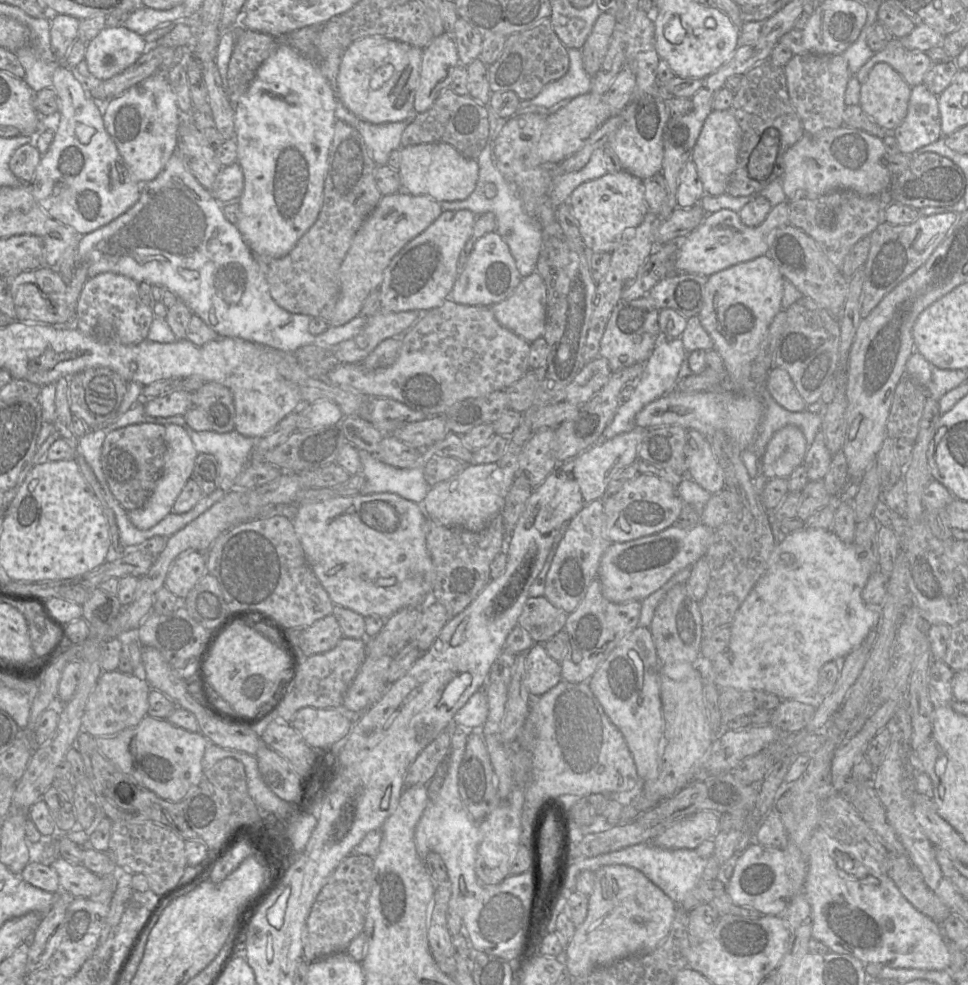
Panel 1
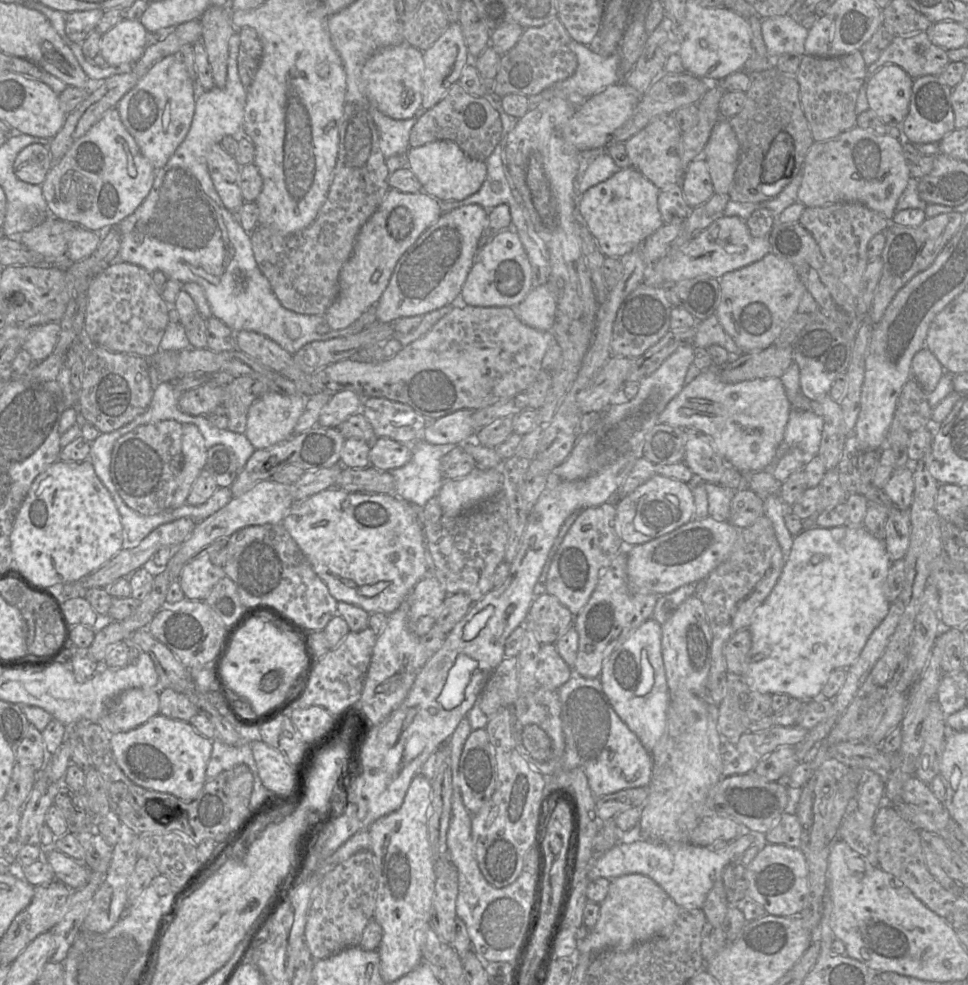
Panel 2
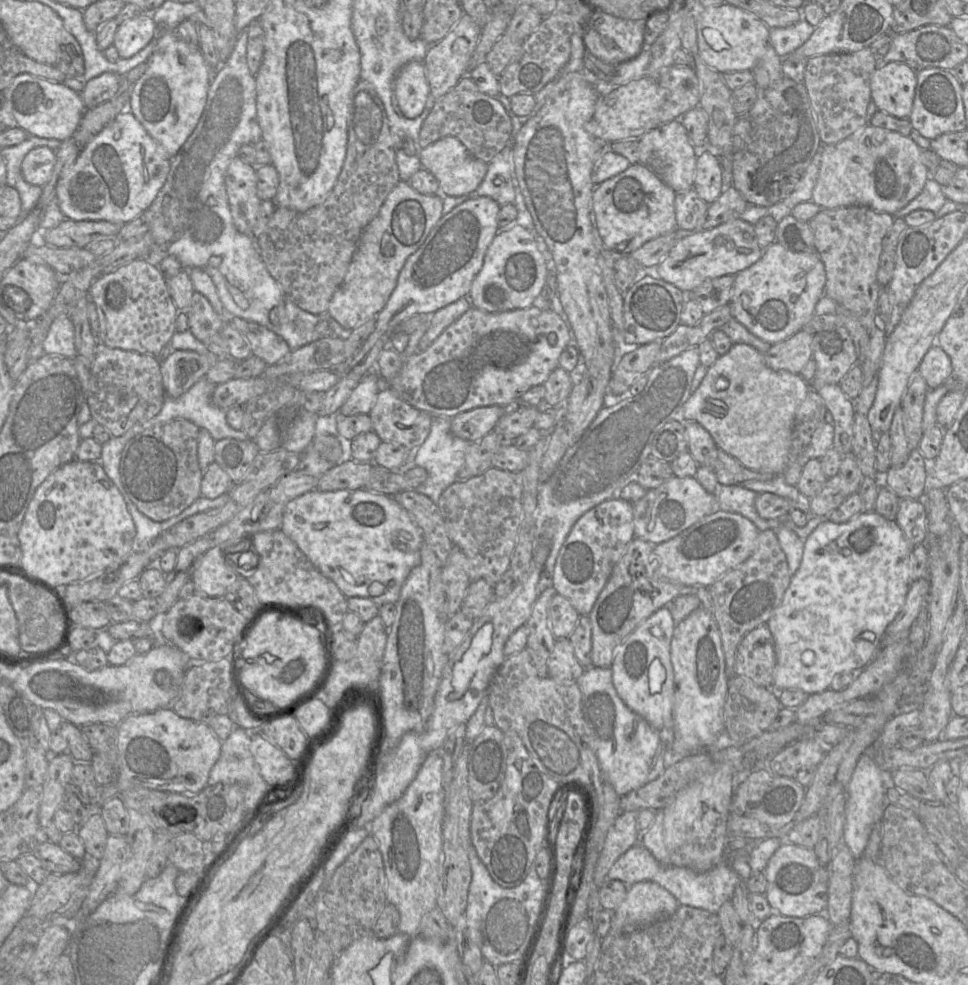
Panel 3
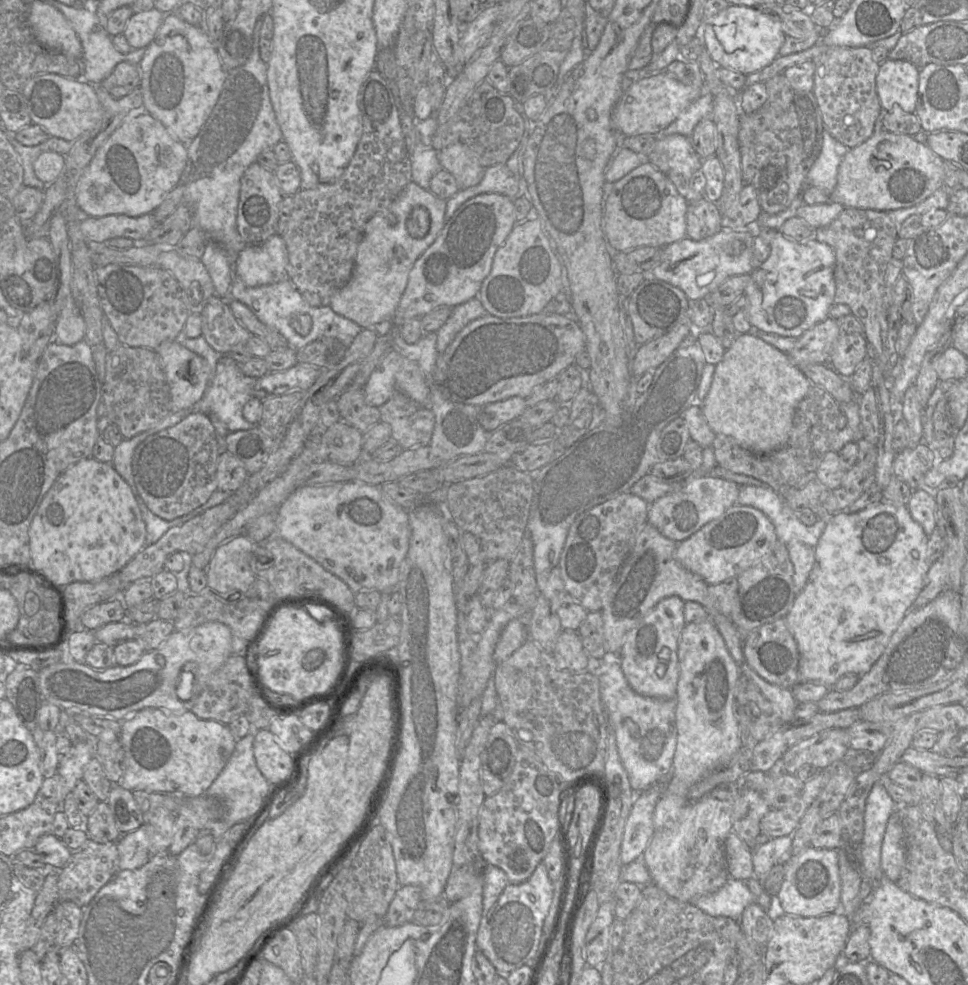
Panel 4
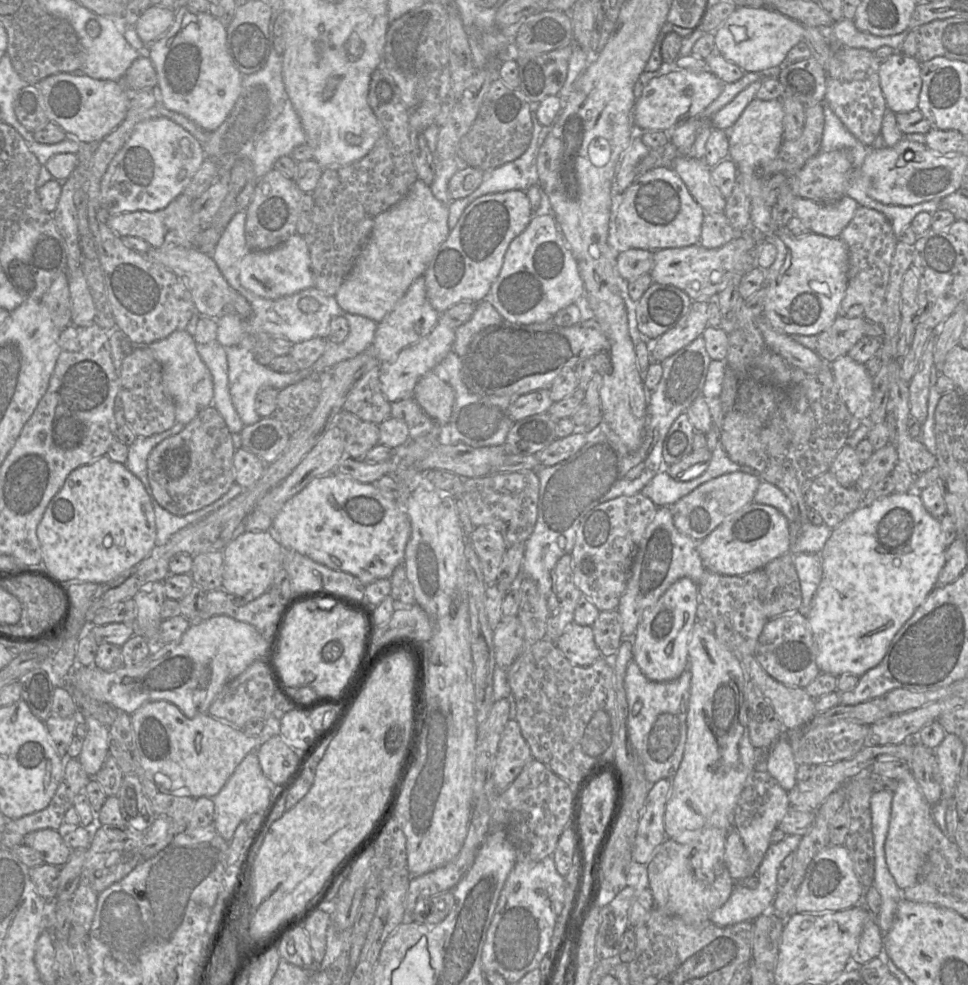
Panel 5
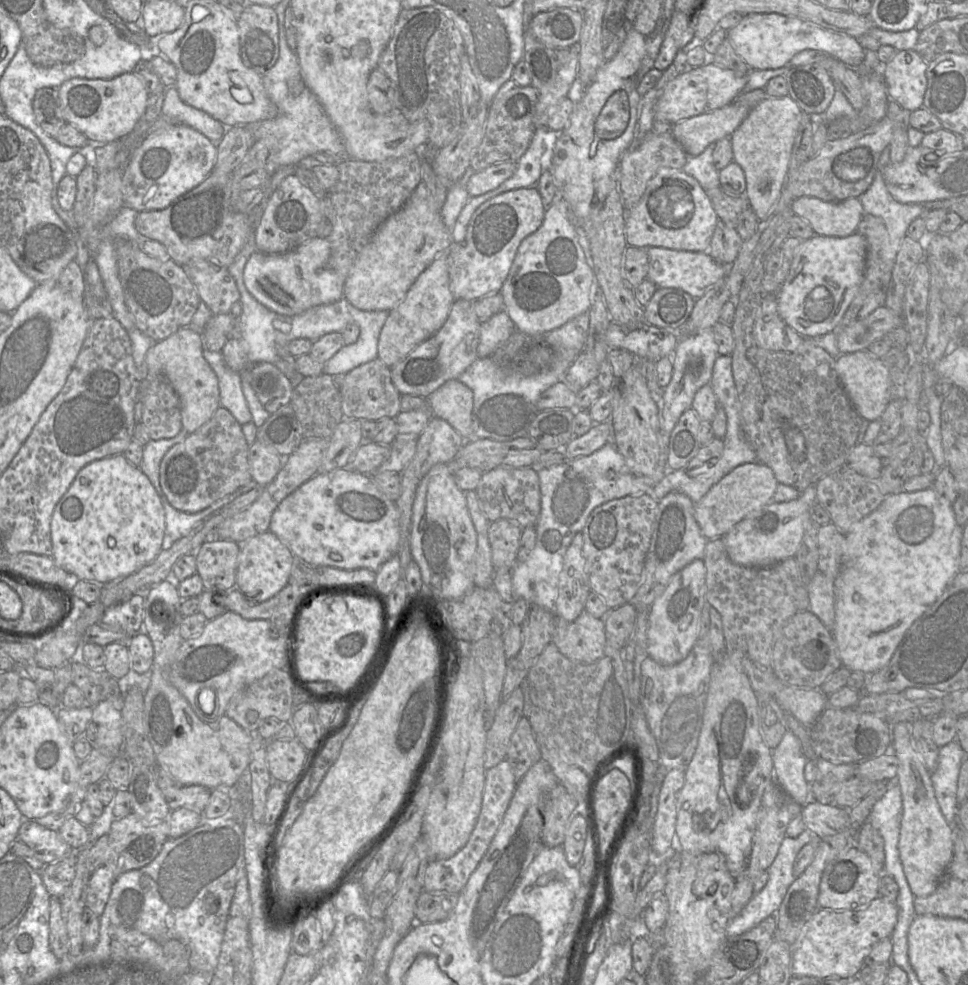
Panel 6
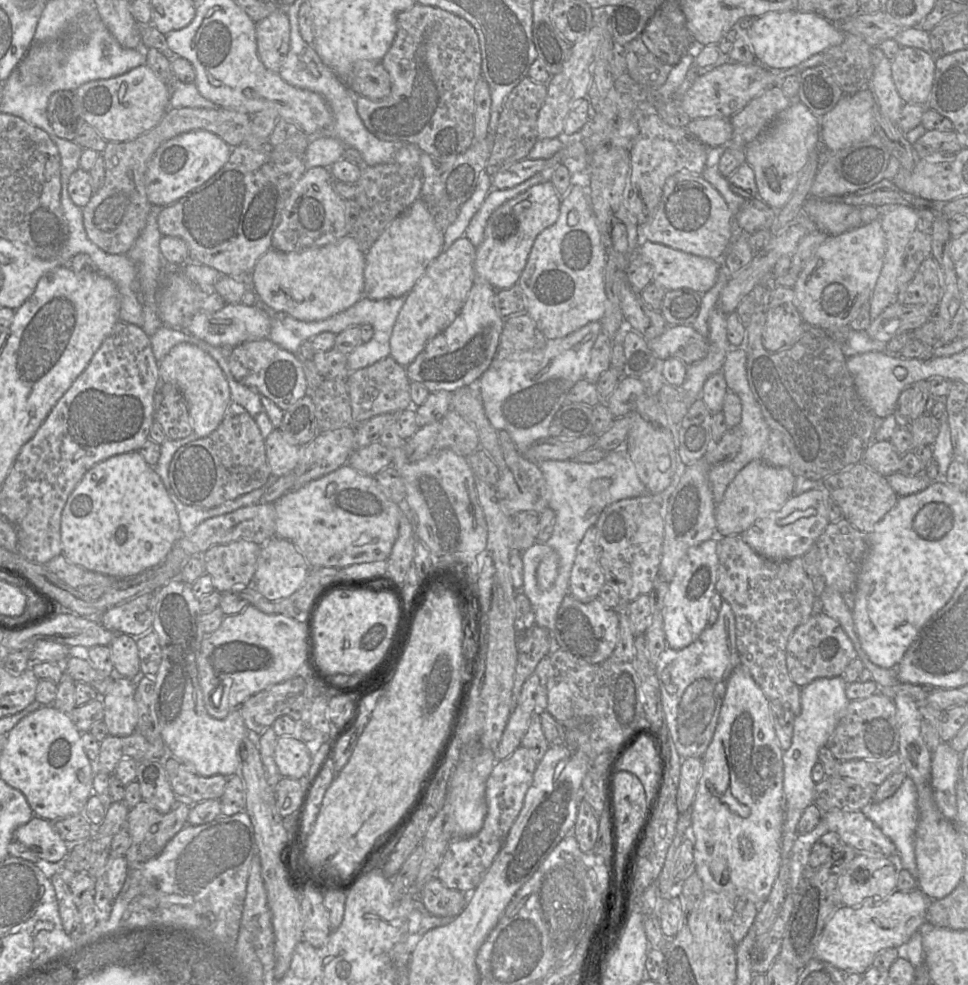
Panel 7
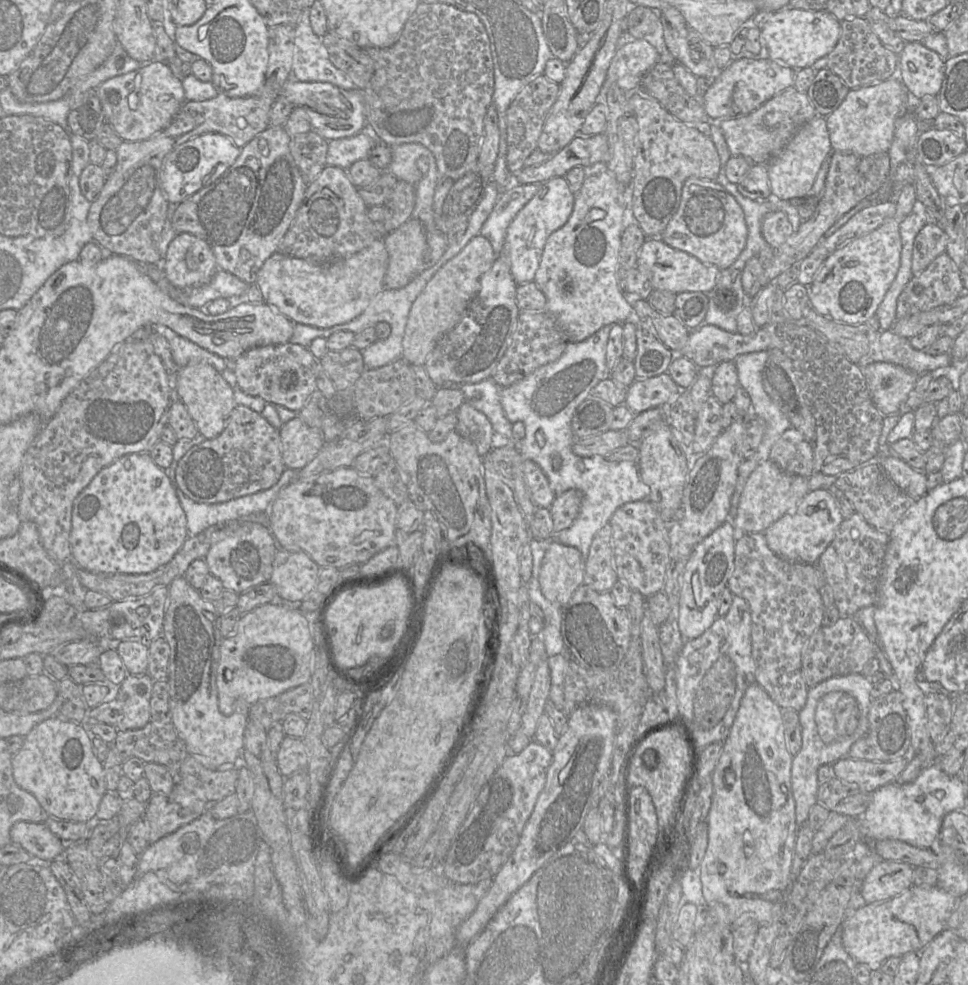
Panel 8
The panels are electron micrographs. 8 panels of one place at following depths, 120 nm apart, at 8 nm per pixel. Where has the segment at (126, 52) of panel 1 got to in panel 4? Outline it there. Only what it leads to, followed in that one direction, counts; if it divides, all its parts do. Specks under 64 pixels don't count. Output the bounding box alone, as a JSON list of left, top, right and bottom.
[123,8,165,49]

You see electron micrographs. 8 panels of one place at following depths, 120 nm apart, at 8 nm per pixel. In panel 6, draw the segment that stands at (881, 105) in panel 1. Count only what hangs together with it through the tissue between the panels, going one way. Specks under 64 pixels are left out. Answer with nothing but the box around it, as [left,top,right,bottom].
[884,51,928,111]

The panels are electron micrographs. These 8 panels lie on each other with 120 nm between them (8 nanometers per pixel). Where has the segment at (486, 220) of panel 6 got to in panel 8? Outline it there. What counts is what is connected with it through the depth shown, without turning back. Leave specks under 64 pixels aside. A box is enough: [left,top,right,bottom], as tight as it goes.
[504,177,574,285]

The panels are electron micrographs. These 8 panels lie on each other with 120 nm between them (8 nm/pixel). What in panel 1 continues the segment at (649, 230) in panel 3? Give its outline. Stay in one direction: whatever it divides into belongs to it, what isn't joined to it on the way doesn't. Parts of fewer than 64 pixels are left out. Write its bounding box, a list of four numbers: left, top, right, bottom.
[568,170,649,253]

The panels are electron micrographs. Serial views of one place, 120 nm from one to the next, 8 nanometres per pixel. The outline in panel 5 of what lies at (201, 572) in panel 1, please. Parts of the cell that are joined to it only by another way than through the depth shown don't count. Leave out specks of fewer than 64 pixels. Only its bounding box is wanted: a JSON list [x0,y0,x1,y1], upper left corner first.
[222,526,284,601]

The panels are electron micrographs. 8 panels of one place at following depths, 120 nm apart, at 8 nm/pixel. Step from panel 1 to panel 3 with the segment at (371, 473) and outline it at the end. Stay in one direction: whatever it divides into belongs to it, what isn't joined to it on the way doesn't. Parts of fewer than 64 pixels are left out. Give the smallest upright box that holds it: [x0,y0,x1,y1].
[402,417,471,505]

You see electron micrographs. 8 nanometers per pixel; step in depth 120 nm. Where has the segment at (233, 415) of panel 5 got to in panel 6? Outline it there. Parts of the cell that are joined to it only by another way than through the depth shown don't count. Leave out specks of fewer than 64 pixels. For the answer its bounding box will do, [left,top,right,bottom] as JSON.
[203,348,252,425]

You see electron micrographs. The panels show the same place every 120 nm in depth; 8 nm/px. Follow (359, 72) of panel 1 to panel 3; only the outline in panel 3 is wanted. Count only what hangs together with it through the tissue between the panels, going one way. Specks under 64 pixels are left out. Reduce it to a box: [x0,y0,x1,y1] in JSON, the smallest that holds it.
[393,61,430,119]

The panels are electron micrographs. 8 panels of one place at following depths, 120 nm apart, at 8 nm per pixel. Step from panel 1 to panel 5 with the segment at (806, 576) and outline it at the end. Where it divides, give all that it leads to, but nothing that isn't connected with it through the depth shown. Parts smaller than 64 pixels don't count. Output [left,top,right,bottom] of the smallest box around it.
[805,492,947,677]

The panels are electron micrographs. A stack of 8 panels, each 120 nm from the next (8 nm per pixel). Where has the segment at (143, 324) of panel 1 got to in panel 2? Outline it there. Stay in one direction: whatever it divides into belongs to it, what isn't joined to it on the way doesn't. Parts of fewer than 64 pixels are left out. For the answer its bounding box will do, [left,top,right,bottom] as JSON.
[84,261,170,358]

